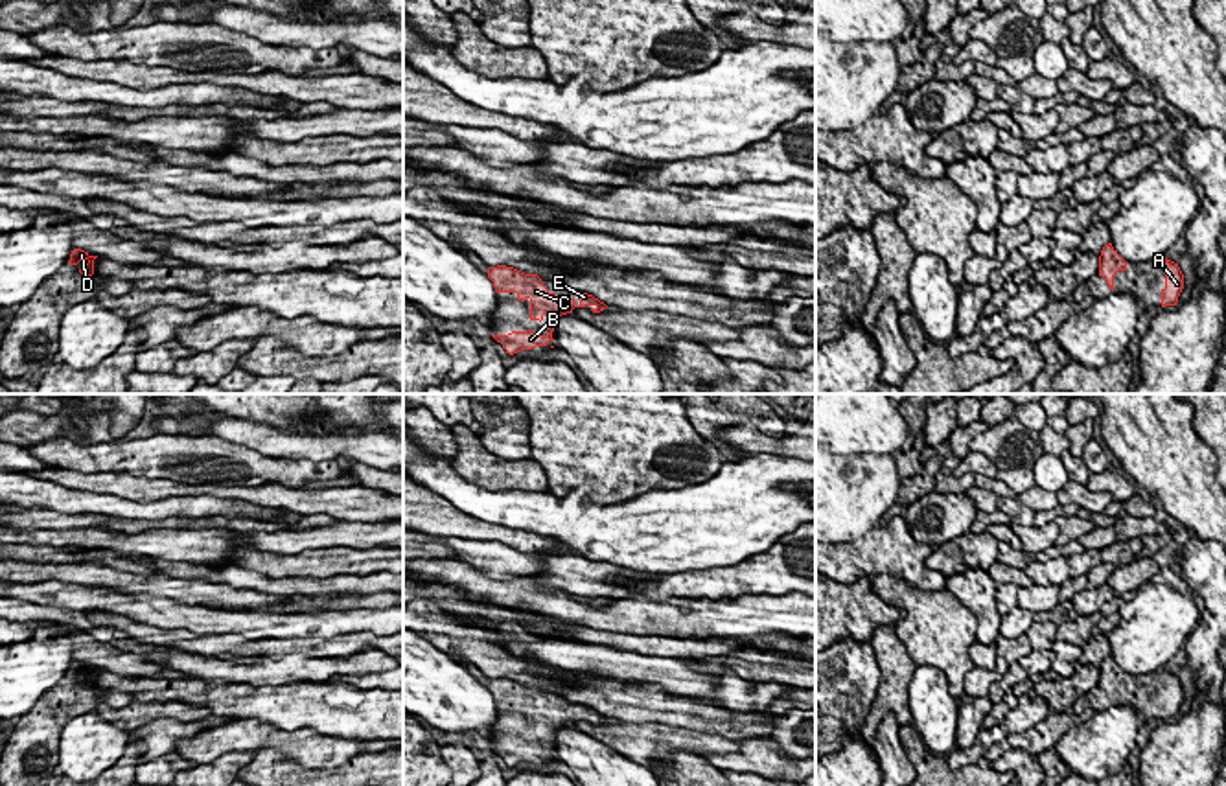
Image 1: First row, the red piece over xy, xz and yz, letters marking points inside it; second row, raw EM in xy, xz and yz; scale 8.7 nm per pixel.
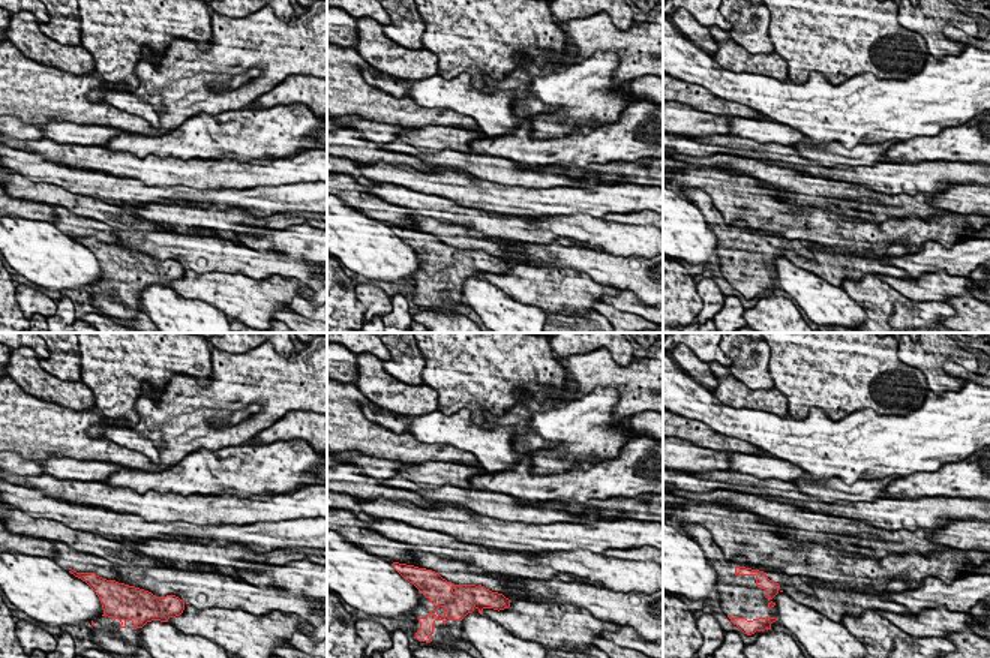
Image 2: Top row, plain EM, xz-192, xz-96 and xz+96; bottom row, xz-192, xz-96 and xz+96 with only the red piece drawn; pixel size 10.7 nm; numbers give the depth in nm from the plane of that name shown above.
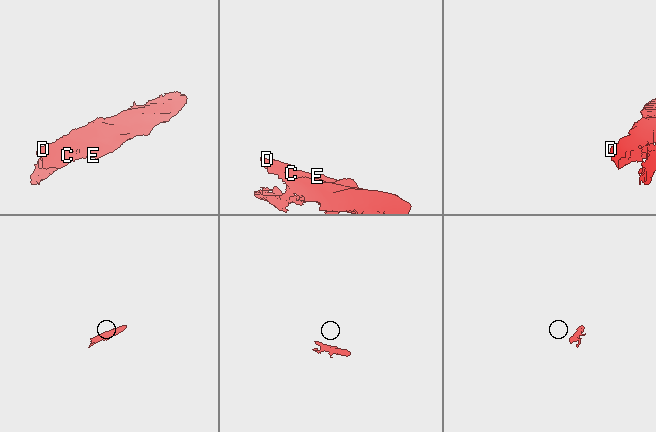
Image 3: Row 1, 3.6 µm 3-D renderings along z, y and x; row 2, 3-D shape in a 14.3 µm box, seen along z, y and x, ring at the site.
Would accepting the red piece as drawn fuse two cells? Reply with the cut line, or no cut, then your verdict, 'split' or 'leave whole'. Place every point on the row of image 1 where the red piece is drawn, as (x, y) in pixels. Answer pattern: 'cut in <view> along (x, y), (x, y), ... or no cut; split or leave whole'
no cut; leave whole

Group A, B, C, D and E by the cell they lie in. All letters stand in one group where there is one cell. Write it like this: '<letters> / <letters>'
A B C D E

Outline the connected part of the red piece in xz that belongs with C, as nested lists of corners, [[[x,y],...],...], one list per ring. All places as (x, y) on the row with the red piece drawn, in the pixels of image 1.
[[[497,265],[488,269],[488,278],[493,282],[497,293],[515,293],[517,300],[530,300],[530,320],[547,320],[549,335],[541,331],[512,331],[508,335],[492,335],[503,344],[506,353],[514,355],[521,350],[547,346],[552,339],[556,320],[561,315],[573,313],[574,298],[558,296],[550,293],[538,274],[525,274],[514,267]]]

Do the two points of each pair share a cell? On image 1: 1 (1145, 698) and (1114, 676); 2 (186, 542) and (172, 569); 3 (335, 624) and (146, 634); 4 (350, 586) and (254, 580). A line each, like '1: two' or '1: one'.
1: one
2: two
3: two
4: one

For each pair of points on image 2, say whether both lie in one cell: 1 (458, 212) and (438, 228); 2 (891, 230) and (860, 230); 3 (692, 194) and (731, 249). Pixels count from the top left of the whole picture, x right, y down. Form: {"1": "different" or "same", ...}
{"1": "different", "2": "same", "3": "same"}

